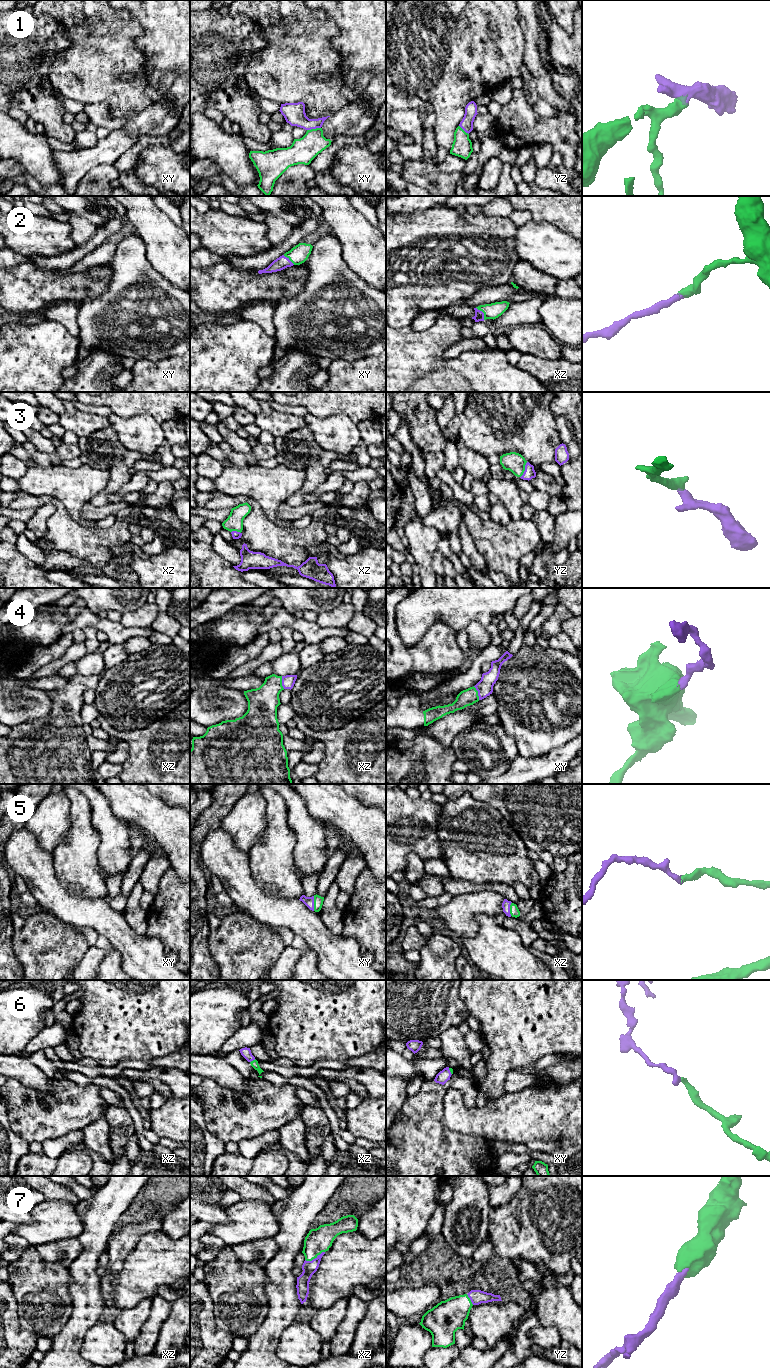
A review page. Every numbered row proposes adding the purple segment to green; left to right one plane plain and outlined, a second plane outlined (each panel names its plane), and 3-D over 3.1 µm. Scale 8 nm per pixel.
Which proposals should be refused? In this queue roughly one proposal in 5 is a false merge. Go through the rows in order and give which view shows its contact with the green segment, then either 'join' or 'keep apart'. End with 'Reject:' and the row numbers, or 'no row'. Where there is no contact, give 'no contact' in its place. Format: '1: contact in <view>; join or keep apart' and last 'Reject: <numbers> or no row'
1: contact in xy; keep apart
2: contact in xz; join
3: contact in yz; join
4: contact in xy; join
5: contact in xy; join
6: contact in xz; join
7: contact in xz; join
Reject: 1

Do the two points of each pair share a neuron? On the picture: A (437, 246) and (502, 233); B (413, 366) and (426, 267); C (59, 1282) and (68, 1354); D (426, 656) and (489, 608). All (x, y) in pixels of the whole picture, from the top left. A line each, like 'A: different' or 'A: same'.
A: same
B: different
C: different
D: different

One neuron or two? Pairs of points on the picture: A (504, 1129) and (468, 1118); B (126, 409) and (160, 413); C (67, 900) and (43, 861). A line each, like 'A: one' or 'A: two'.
A: one
B: one
C: one

